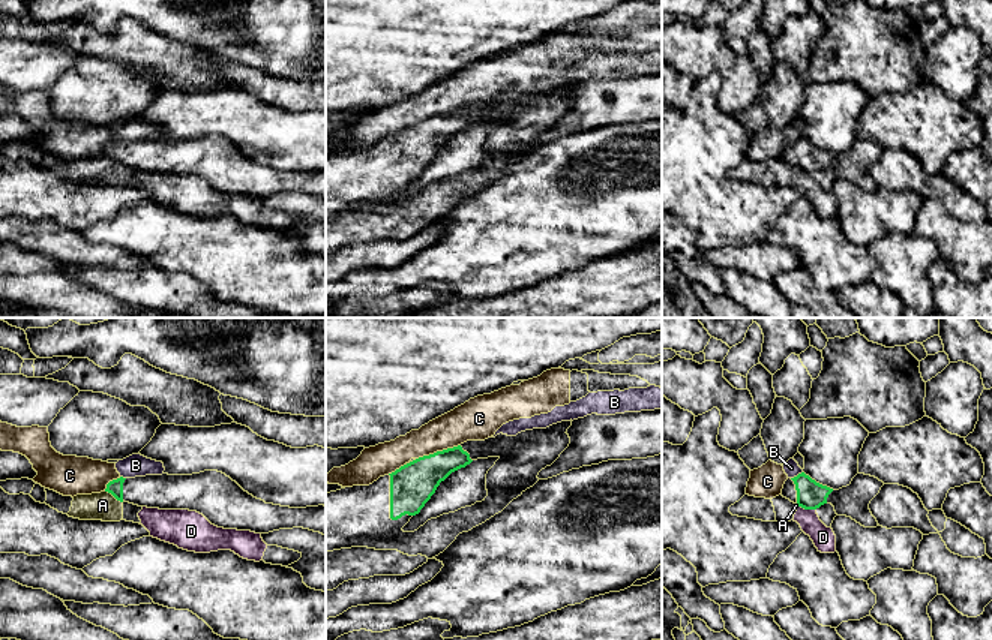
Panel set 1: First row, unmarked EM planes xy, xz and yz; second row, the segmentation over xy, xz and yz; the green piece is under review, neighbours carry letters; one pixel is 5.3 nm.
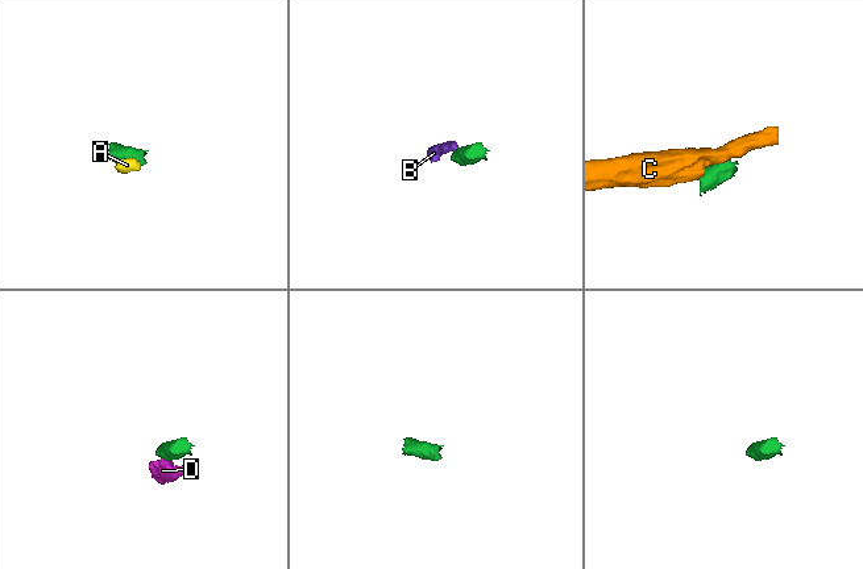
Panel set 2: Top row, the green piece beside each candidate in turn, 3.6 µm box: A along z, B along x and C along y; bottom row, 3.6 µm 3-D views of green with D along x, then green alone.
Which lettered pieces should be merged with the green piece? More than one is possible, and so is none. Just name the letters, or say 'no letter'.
no letter

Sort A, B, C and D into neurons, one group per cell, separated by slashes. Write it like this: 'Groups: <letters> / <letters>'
Groups: A D / B C

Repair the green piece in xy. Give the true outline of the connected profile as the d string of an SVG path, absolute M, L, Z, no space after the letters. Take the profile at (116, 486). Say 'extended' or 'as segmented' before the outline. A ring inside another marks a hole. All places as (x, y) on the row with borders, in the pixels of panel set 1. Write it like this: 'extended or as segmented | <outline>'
extended | M218 471L192 475L117 478L105 492L120 502L159 510L189 510L224 529L269 534L303 528L326 535L326 507L290 508L266 504Z

